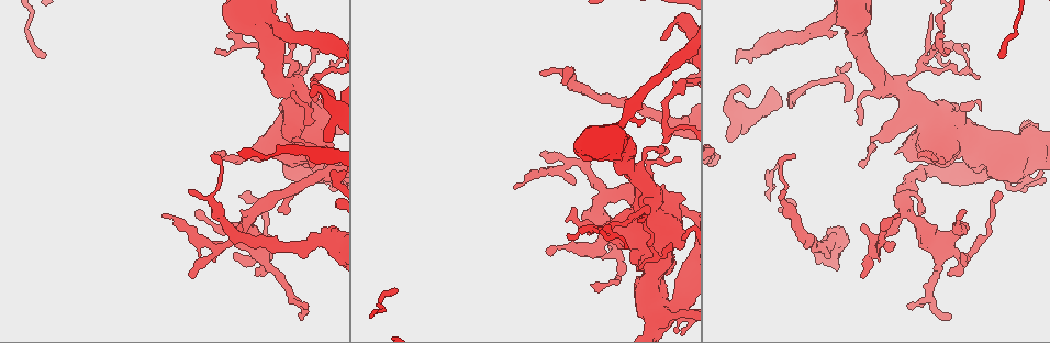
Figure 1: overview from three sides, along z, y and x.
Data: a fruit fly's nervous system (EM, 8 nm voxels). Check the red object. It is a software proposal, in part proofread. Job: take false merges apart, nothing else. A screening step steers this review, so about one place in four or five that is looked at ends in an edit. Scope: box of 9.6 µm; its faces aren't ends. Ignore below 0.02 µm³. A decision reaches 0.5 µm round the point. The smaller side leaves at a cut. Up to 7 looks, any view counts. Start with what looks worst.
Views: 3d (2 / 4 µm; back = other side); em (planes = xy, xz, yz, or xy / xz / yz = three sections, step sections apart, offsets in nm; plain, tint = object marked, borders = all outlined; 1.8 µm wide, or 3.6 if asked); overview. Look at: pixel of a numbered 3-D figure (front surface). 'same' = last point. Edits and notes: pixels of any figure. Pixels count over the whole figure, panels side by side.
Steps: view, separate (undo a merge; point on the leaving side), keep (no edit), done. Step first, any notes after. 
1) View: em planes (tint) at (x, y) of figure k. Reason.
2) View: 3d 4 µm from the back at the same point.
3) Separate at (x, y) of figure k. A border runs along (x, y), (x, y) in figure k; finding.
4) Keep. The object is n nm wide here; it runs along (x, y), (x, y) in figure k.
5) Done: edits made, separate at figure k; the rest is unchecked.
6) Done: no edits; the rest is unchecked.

View: em 3.6 µm planes (tint) at (1022, 146) of figure 1. Abrupt turn.

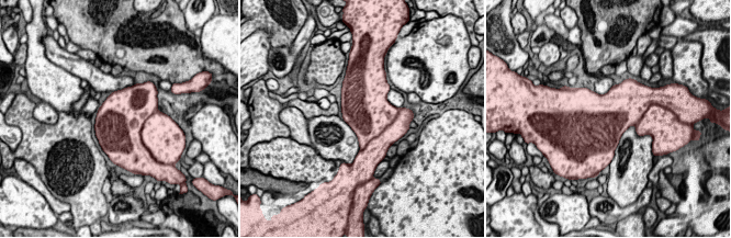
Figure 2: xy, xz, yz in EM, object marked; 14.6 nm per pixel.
Separate at (378, 147) of figure 2. A border runs along (400, 109), (395, 118), (360, 150) in figure 2; a second cell is stuck on.

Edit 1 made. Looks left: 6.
View: overview.

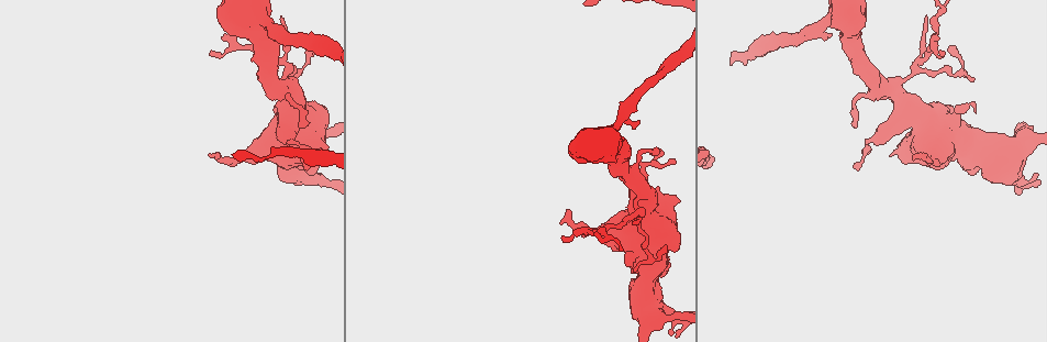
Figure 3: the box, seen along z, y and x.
View: em xy step 4 (tint) at (855, 21) of figure 3. Calibre changes.

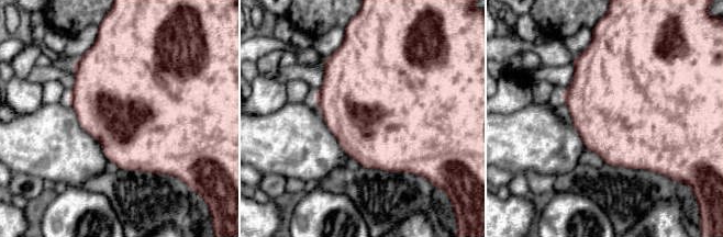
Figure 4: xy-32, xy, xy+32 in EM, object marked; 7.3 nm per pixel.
View: em planes (tint) at the same point.

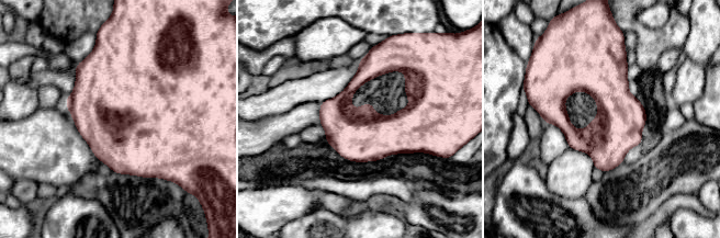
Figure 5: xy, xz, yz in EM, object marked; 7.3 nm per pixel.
Keep. One cell here.

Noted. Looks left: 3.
Done: edits made, separate at figure 2; the rest is unchecked.

